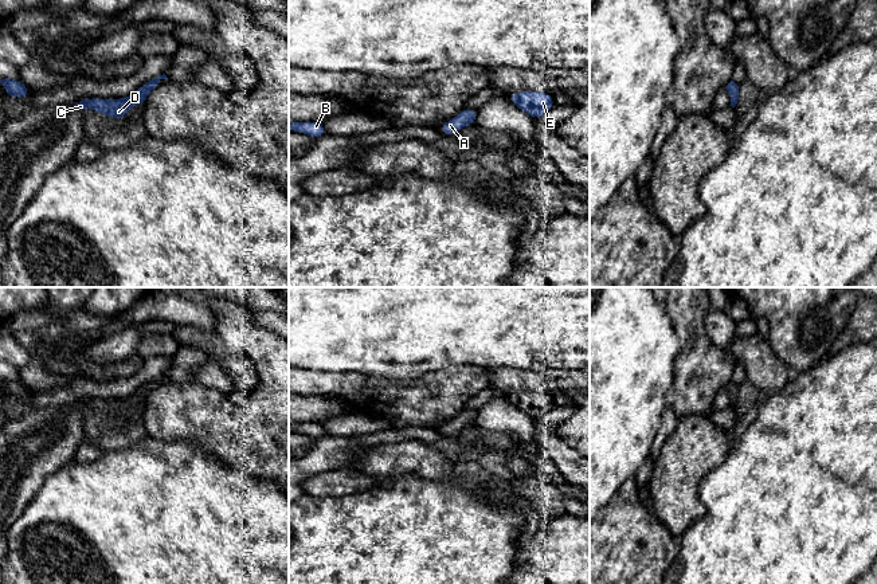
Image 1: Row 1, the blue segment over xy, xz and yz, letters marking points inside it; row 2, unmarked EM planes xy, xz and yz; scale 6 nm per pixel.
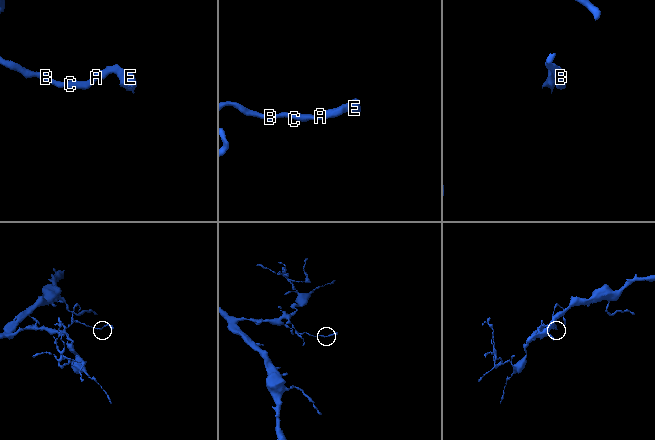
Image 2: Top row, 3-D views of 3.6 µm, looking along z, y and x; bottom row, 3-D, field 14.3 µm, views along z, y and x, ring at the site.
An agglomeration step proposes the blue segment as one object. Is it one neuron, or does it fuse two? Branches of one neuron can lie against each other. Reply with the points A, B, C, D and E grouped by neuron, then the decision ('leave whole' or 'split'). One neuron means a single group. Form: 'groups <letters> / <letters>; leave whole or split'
groups A B C D E; leave whole

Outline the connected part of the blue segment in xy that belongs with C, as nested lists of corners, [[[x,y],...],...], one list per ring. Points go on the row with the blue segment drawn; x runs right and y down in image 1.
[[[163,74],[161,77],[148,81],[134,93],[132,93],[128,98],[124,98],[124,99],[120,99],[120,98],[101,99],[101,98],[93,97],[93,98],[82,99],[74,107],[79,110],[83,110],[83,109],[97,110],[102,115],[107,115],[113,119],[121,121],[125,117],[128,117],[126,111],[129,109],[140,106],[141,103],[145,103],[145,101],[148,99],[148,94],[156,89],[156,86],[160,83],[161,79],[168,79],[168,78],[165,74]]]

